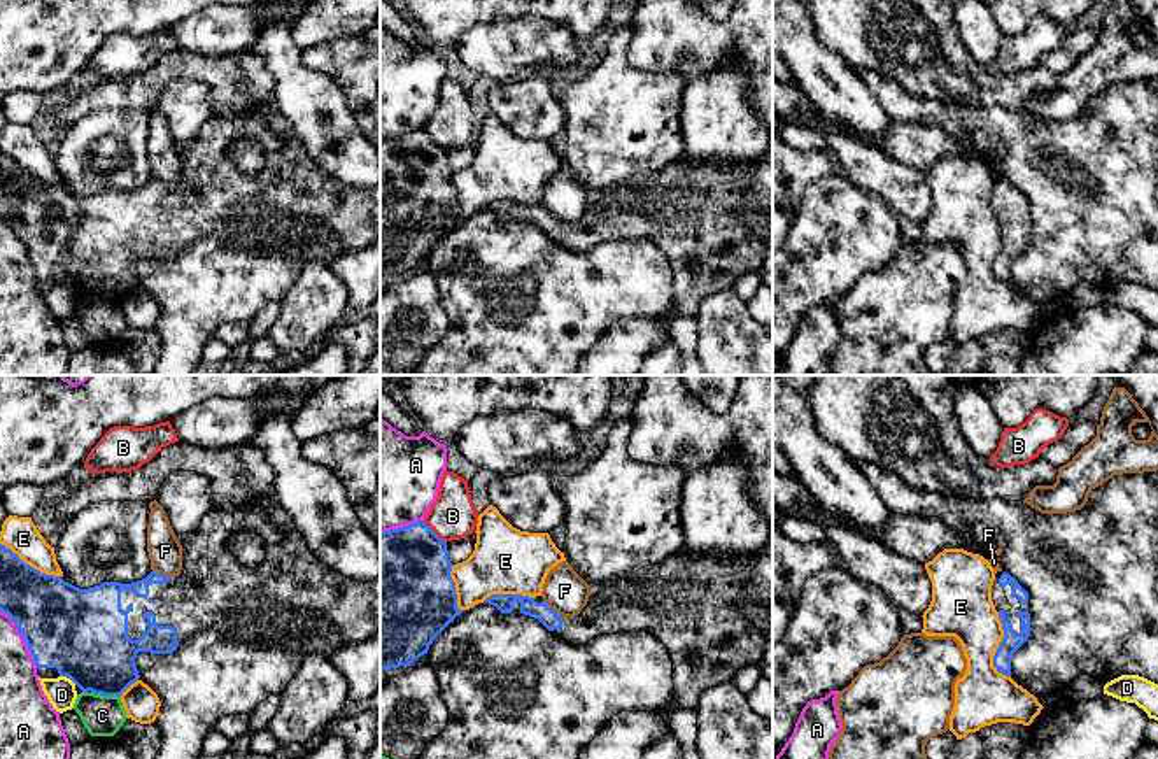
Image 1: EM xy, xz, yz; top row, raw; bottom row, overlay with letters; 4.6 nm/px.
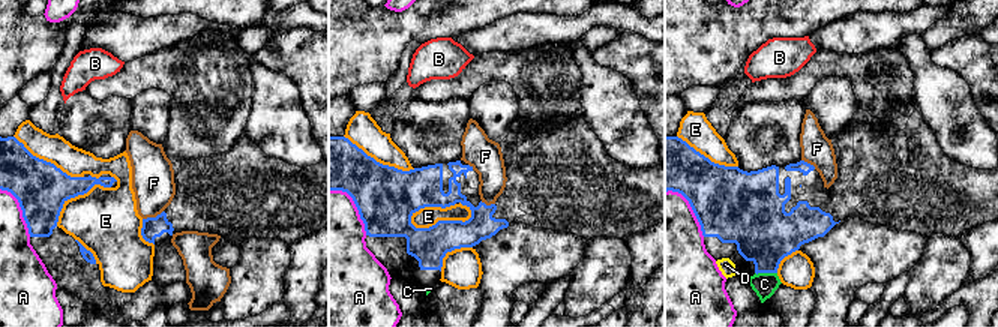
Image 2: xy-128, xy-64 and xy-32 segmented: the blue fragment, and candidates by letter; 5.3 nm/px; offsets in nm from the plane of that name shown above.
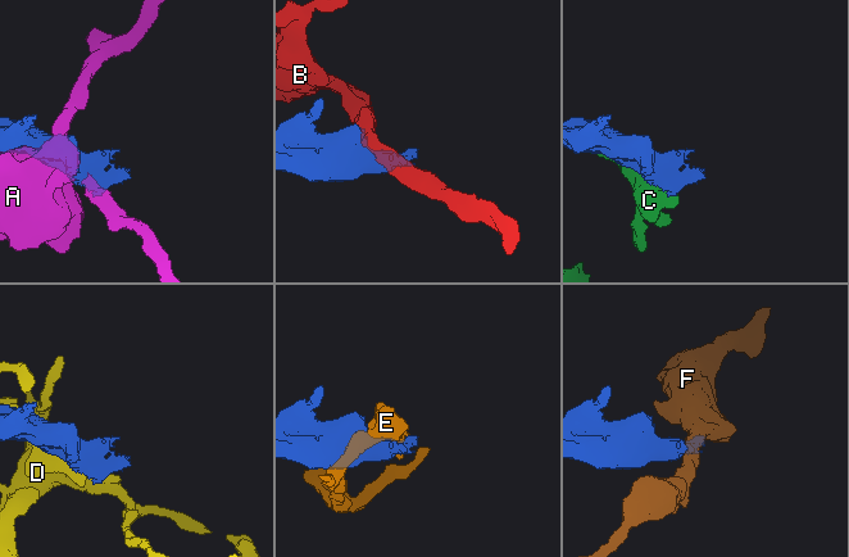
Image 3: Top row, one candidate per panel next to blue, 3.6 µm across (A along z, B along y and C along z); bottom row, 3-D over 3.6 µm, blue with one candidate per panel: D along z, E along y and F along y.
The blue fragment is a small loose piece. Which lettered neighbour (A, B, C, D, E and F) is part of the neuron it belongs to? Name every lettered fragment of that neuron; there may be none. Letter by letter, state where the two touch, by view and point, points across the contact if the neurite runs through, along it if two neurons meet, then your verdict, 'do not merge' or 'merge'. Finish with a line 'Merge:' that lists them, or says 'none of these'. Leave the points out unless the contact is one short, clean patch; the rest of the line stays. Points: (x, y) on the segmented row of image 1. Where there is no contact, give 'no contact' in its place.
A: xy (23, 637) | do not merge
B: xz (433, 532) | along xz (423, 521), (445, 542) | do not merge
C: xy (105, 695) | along xy (91, 691), (120, 698) | do not merge
D: xy (69, 677) | do not merge
E: yz (999, 647) | do not merge
F: xz (552, 609) | do not merge
Merge: none of these

